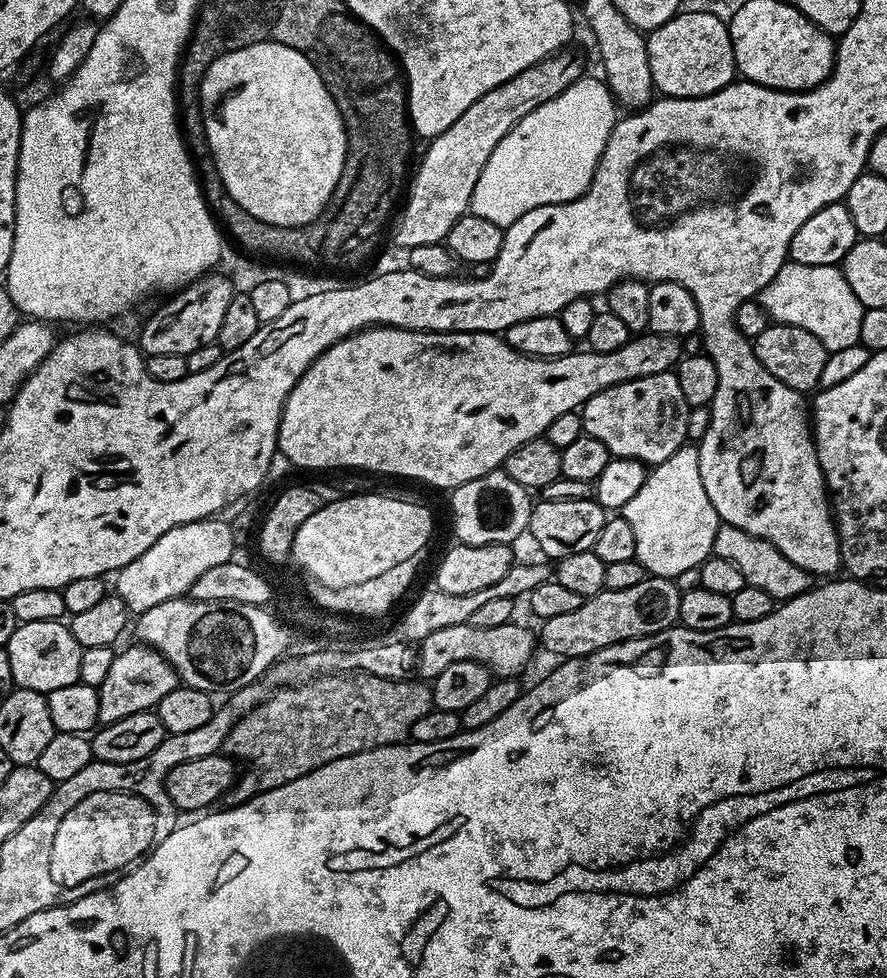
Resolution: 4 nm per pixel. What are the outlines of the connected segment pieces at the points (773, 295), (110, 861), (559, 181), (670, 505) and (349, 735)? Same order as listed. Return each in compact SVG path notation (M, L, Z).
M785 262L778 274L774 274L771 282L760 291L758 302L769 321L798 326L814 334L814 338L818 338L818 342L822 342L829 353L860 343L862 318L866 309L862 302L858 302L858 294L850 290L843 267Z
M104 790L86 792L72 808L66 812L64 820L60 822L56 836L52 836L50 852L48 852L48 878L52 866L58 866L62 876L70 876L70 880L82 878L82 886L88 882L102 880L103 888L117 884L126 874L130 874L148 857L178 826L178 818L154 818L154 812L142 798L130 798L126 794L104 794Z
M591 74L581 76L569 88L562 90L562 94L550 98L550 102L542 102L538 110L530 110L530 114L526 114L526 118L515 124L504 135L502 142L494 146L478 178L478 186L474 186L471 215L486 218L499 228L506 229L514 222L518 222L522 214L538 206L568 204L572 200L577 200L588 189L598 162L602 158L602 150L606 150L606 142L618 119L616 97L607 83L599 75L596 76Z
M685 446L670 454L666 462L655 465L645 475L638 494L622 510L634 529L636 560L645 573L674 578L682 570L699 568L712 555L714 534L718 534L722 521L706 494L706 486L702 486L699 457L696 446Z
M358 672L319 676L304 683L277 688L257 708L247 712L228 731L228 737L224 740L223 751L229 757L248 763L248 769L239 773L236 783L229 790L227 803L245 804L258 794L274 790L286 782L294 782L294 778L302 778L318 770L318 766L326 766L326 762L334 762L338 758L346 758L371 748L384 748L388 744L407 741L414 722L418 722L422 714L432 711L433 707L431 687L416 678L387 680Z

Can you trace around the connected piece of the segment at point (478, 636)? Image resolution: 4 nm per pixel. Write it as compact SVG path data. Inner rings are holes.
M471 622L462 626L449 626L446 629L438 630L435 634L430 634L430 638L421 640L418 645L418 672L425 681L431 682L435 680L438 674L442 674L442 670L446 670L446 666L454 666L454 662L466 662L473 660L479 664L484 664L489 672L500 678L516 678L521 674L520 671L528 664L528 659L532 656L532 651L537 651L538 640L528 628L523 628L517 622L509 622L502 626L478 626L475 628Z

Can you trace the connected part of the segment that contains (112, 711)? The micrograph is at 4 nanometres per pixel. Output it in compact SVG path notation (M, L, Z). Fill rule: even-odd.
M147 646L135 647L116 652L114 662L110 665L110 674L106 674L106 682L99 686L98 714L101 725L113 724L122 718L130 718L130 714L155 709L156 704L178 686L177 674L161 652L155 652Z

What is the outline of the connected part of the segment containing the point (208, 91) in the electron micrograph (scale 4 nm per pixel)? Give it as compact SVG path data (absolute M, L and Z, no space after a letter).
M267 40L222 53L217 60L212 61L212 65L200 77L198 87L200 90L200 116L204 120L208 151L212 153L217 177L221 185L224 183L223 191L226 195L234 198L234 202L238 202L238 206L242 206L242 210L246 210L246 214L254 214L254 218L258 218L262 222L270 222L270 226L297 228L317 220L332 201L334 190L340 187L342 170L348 153L348 139L342 122L342 114L338 110L330 90L326 90L316 67L298 50Z

